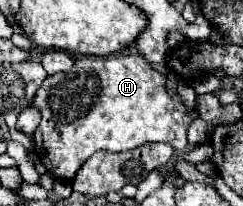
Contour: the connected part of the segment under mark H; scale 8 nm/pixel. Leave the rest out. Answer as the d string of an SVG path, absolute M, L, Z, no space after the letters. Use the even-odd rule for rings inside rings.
M88 55L74 61L72 69L82 71L46 77L34 97L34 105L42 109L34 151L42 157L54 157L54 163L44 163L50 175L72 181L84 161L100 149L130 151L144 143L168 143L176 151L186 147L188 127L198 119L198 109L188 113L182 99L166 91L166 75L152 69L142 55ZM84 75L92 77L94 89L80 89Z

